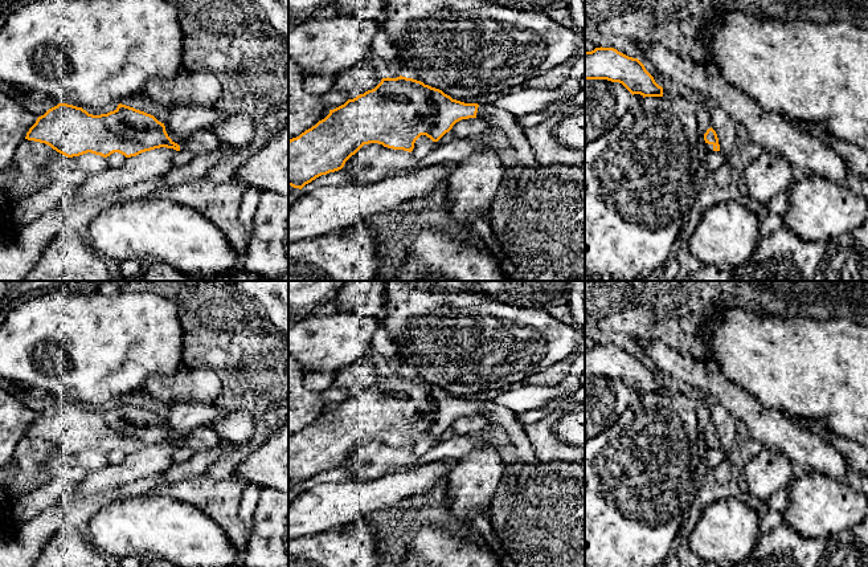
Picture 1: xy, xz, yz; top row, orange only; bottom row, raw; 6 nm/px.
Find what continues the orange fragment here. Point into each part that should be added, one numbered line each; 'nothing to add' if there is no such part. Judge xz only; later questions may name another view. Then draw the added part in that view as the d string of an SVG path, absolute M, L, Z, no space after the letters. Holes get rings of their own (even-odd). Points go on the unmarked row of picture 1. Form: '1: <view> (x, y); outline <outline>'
1: xz (520, 448); outline M491 400L479 401L476 413L486 416L490 423L499 424L504 428L511 441L508 449L511 457L524 464L539 462L531 441L515 412Z

